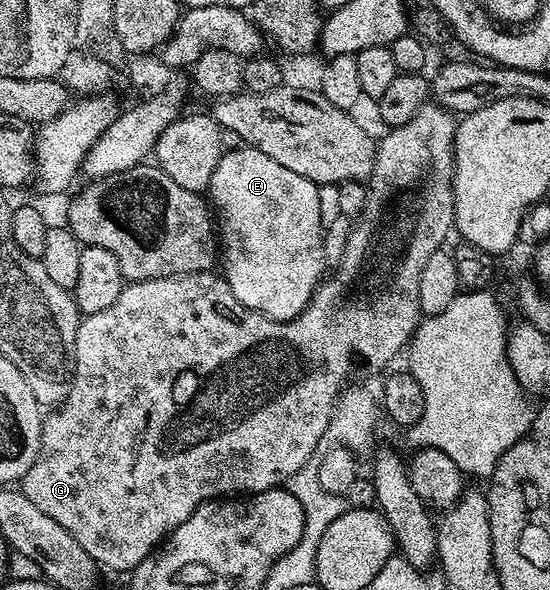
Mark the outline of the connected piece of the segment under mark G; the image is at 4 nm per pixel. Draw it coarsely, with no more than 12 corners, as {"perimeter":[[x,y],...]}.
{"perimeter":[[456,114],[375,150],[292,321],[215,271],[80,320],[23,494],[104,570],[286,486],[455,227]]}

